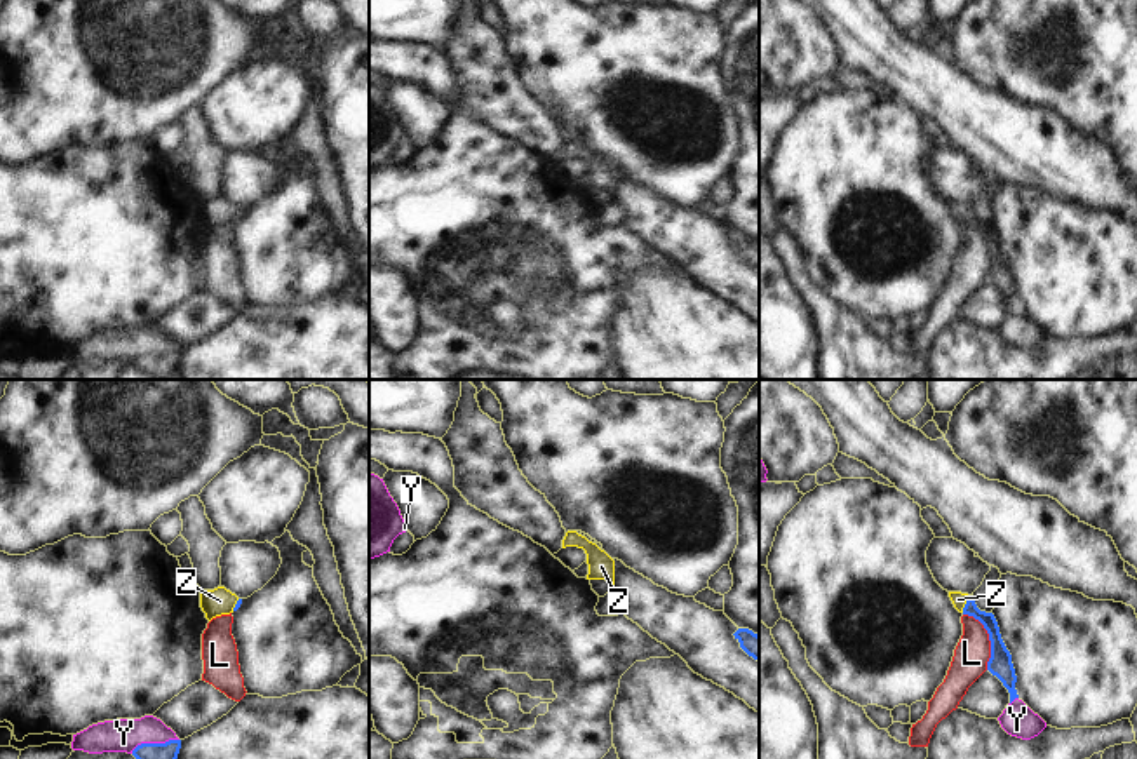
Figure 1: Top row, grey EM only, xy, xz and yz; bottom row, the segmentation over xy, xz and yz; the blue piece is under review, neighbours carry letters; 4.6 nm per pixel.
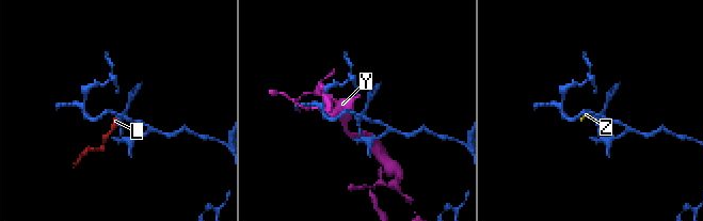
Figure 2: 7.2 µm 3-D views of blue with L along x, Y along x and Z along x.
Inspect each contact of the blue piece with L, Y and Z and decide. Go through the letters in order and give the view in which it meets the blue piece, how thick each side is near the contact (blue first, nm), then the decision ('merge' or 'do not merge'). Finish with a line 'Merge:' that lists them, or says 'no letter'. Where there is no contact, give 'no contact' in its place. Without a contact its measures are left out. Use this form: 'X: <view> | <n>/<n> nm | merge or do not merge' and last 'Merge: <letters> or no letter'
L: yz | 110/160 nm | do not merge
Y: xy | 130/160 nm | do not merge
Z: yz | 70/70 nm | merge
Merge: Z

